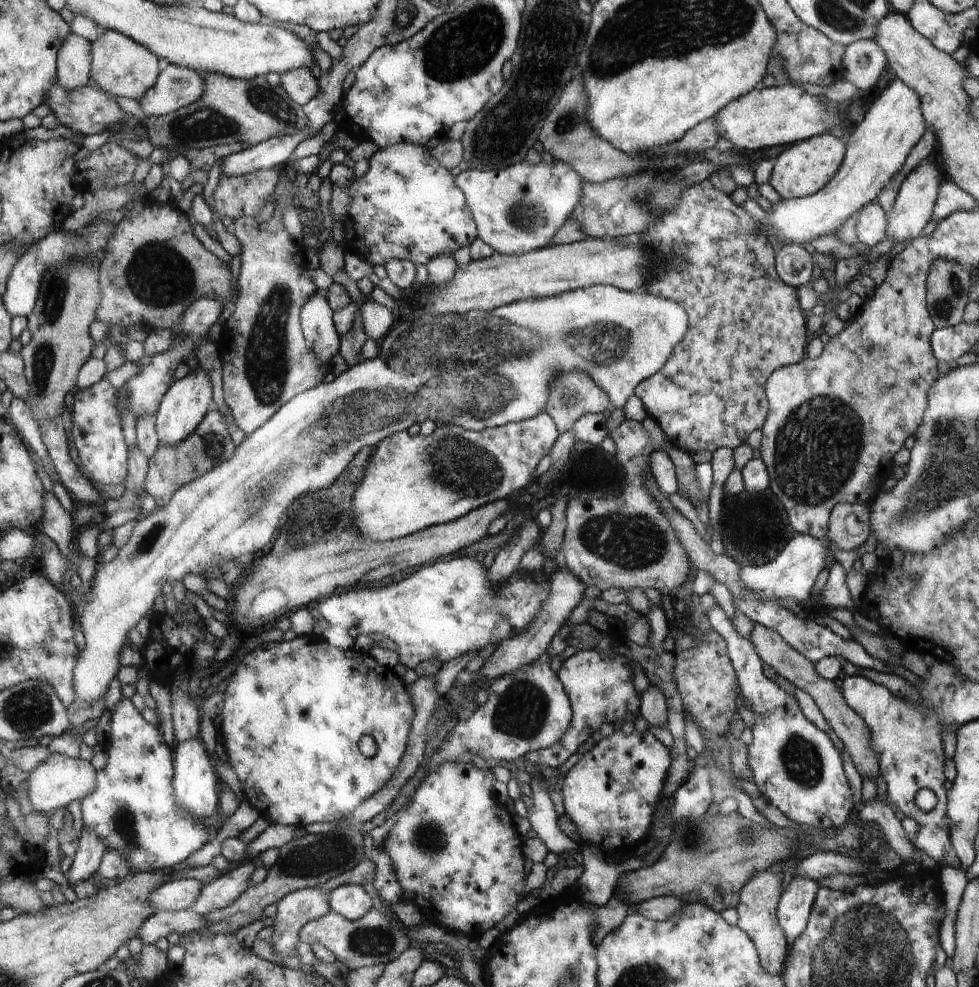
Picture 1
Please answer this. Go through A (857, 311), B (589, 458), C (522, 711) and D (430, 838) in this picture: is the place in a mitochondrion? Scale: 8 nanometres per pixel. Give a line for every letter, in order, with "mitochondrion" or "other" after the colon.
A: other
B: other
C: mitochondrion
D: mitochondrion

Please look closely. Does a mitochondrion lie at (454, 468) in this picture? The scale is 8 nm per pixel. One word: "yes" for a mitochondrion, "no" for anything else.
yes

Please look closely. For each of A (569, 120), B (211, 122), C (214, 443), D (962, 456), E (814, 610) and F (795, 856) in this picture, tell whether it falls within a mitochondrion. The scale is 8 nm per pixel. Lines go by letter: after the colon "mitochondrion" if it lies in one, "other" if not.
A: mitochondrion
B: mitochondrion
C: mitochondrion
D: mitochondrion
E: other
F: other

